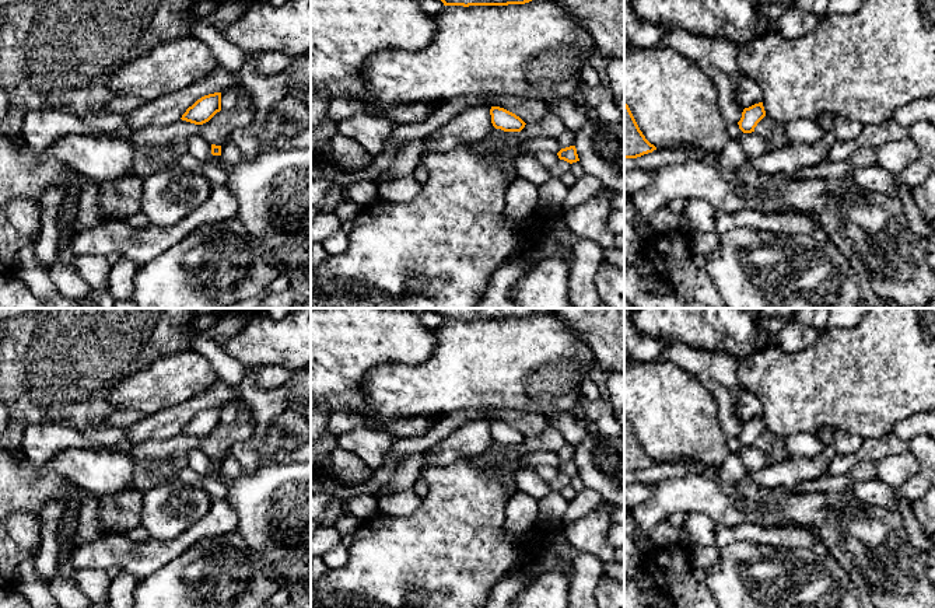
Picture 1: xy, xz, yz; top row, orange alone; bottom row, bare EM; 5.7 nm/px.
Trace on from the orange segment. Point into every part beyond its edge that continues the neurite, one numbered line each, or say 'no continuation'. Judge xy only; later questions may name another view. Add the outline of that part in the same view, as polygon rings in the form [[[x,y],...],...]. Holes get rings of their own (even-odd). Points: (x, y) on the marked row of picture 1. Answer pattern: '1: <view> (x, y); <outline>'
no continuation

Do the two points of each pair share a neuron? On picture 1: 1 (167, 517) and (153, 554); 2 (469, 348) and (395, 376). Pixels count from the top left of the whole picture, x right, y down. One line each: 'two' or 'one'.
1: two
2: one

